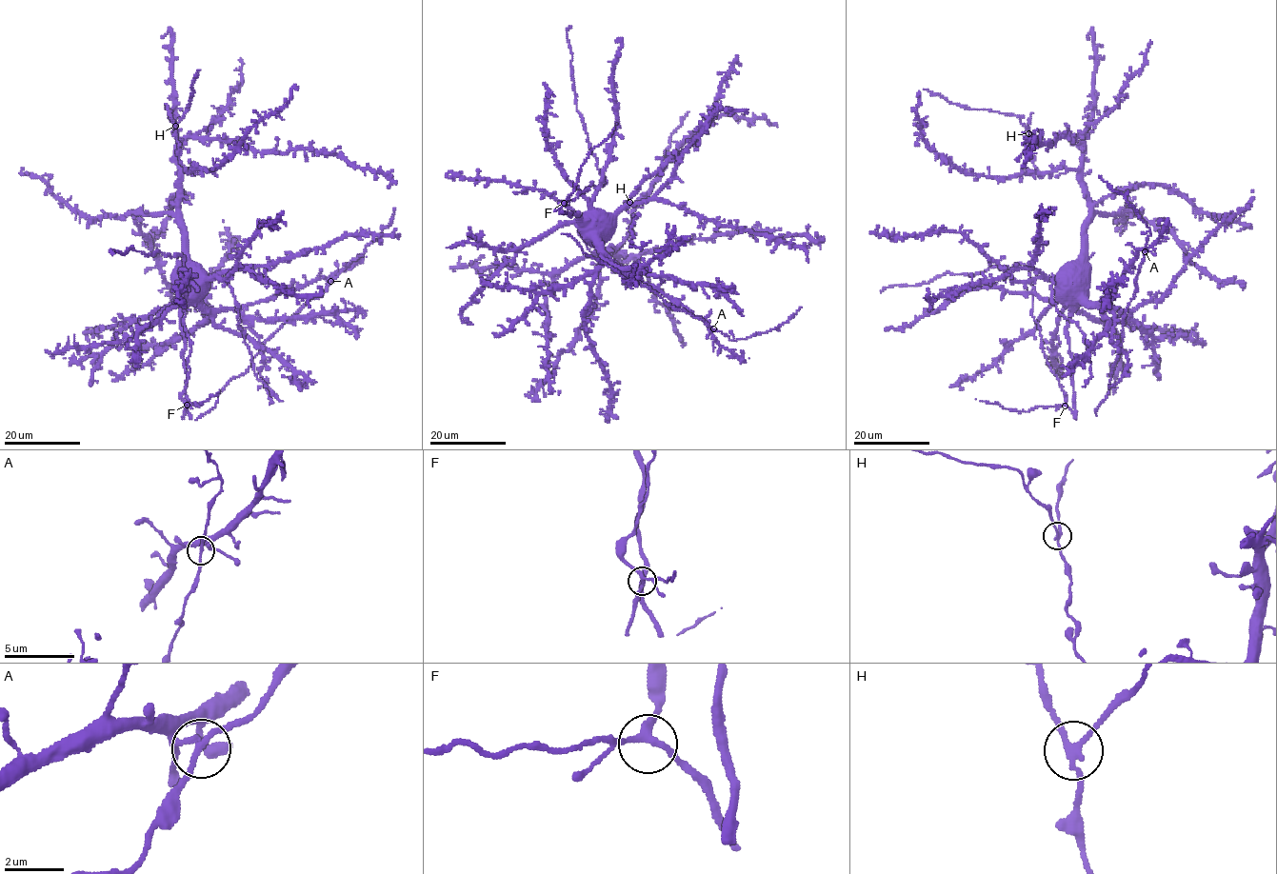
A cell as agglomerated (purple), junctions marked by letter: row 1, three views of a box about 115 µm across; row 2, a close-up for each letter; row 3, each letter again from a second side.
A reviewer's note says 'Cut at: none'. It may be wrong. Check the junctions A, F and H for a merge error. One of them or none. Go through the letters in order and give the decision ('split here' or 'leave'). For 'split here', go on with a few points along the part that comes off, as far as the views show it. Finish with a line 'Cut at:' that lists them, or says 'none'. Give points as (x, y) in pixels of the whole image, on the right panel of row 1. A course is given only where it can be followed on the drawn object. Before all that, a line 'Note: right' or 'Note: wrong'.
Note: wrong
A: leave
F: leave
H: split here; course (1027, 133), (1016, 115), (987, 109), (968, 109), (923, 89)
Cut at: H

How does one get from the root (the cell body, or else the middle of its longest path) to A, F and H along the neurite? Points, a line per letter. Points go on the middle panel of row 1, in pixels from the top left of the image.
A: (600, 241), (595, 239), (613, 262), (632, 276), (679, 301), (705, 322), (709, 329), (713, 328)
F: (600, 241), (602, 220), (591, 207), (598, 188), (591, 182), (588, 190), (564, 203)
H: (600, 241), (601, 252), (614, 248), (628, 236), (631, 217), (625, 206), (630, 202)

